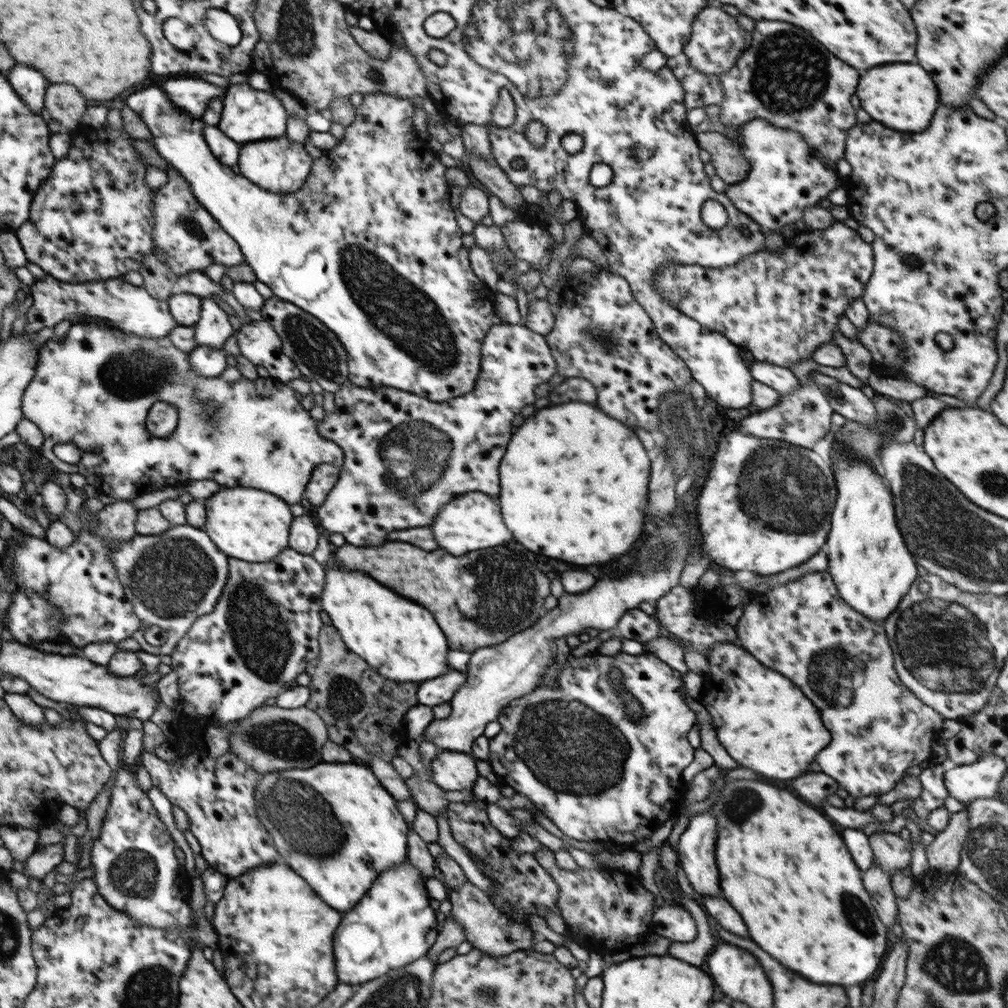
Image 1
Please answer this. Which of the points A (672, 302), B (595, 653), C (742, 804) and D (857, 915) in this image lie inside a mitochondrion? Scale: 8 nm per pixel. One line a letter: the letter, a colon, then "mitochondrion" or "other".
A: other
B: other
C: mitochondrion
D: mitochondrion

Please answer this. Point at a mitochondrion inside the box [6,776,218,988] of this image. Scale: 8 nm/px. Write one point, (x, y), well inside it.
(135, 874)

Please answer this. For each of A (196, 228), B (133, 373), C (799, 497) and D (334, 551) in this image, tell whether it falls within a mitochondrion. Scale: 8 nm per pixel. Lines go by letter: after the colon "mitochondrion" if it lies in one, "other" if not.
A: mitochondrion
B: mitochondrion
C: mitochondrion
D: other

